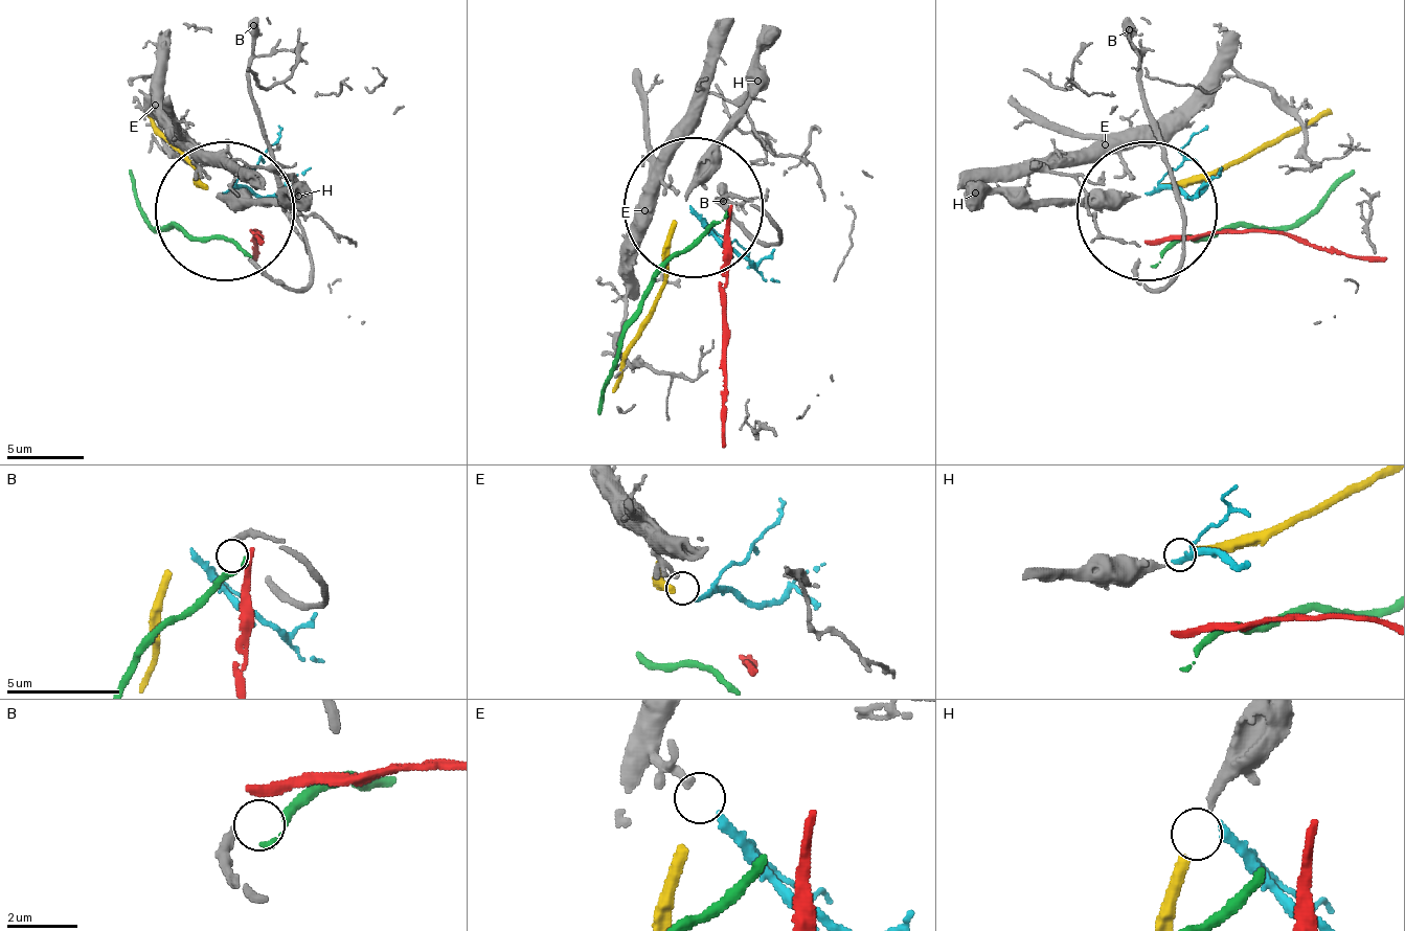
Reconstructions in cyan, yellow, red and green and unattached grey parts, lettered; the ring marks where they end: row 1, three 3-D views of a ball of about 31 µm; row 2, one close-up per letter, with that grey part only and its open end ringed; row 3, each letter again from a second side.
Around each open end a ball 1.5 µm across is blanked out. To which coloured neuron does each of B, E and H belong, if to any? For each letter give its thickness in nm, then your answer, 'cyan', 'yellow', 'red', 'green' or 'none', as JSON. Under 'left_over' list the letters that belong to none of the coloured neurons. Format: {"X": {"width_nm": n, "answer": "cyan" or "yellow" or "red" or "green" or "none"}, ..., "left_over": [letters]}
{"B": {"width_nm": 320, "answer": "none"}, "E": {"width_nm": 150, "answer": "cyan"}, "H": {"width_nm": 300, "answer": "yellow"}, "left_over": ["B"]}

